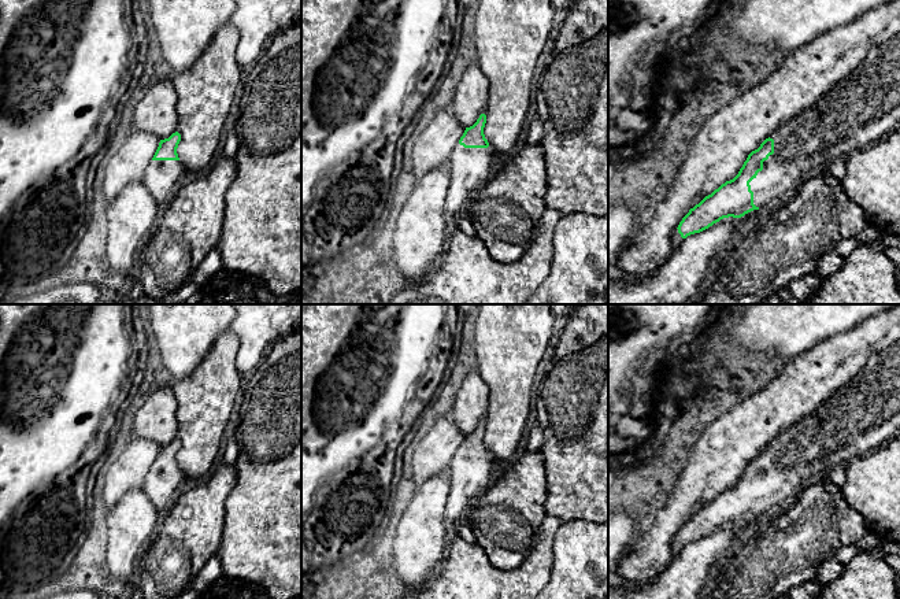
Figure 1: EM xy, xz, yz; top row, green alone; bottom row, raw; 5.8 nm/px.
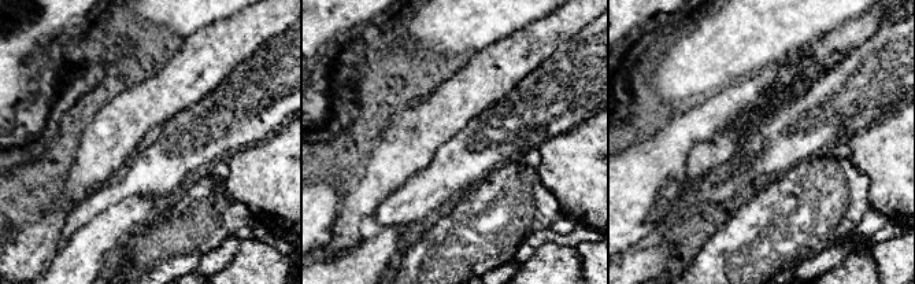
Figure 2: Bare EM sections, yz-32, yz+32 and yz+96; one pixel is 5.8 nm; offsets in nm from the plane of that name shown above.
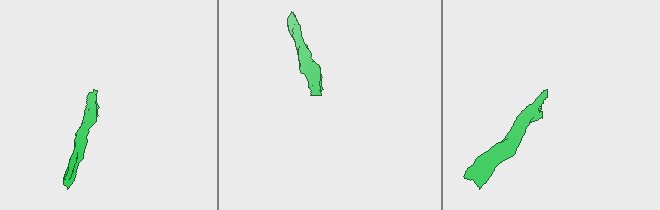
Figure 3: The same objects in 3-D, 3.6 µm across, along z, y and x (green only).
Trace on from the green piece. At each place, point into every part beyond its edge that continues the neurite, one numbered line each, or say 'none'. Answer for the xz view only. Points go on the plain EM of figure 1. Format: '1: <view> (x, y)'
1: xz (470, 476)

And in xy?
1: xy (162, 485)

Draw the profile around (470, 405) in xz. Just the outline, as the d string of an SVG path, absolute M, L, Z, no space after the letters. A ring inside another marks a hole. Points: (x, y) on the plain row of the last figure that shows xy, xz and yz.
M477 370L470 371L453 399L451 417L464 433L473 433L486 419L489 388Z

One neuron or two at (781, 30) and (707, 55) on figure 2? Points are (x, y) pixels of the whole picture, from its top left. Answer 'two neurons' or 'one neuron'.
one neuron

